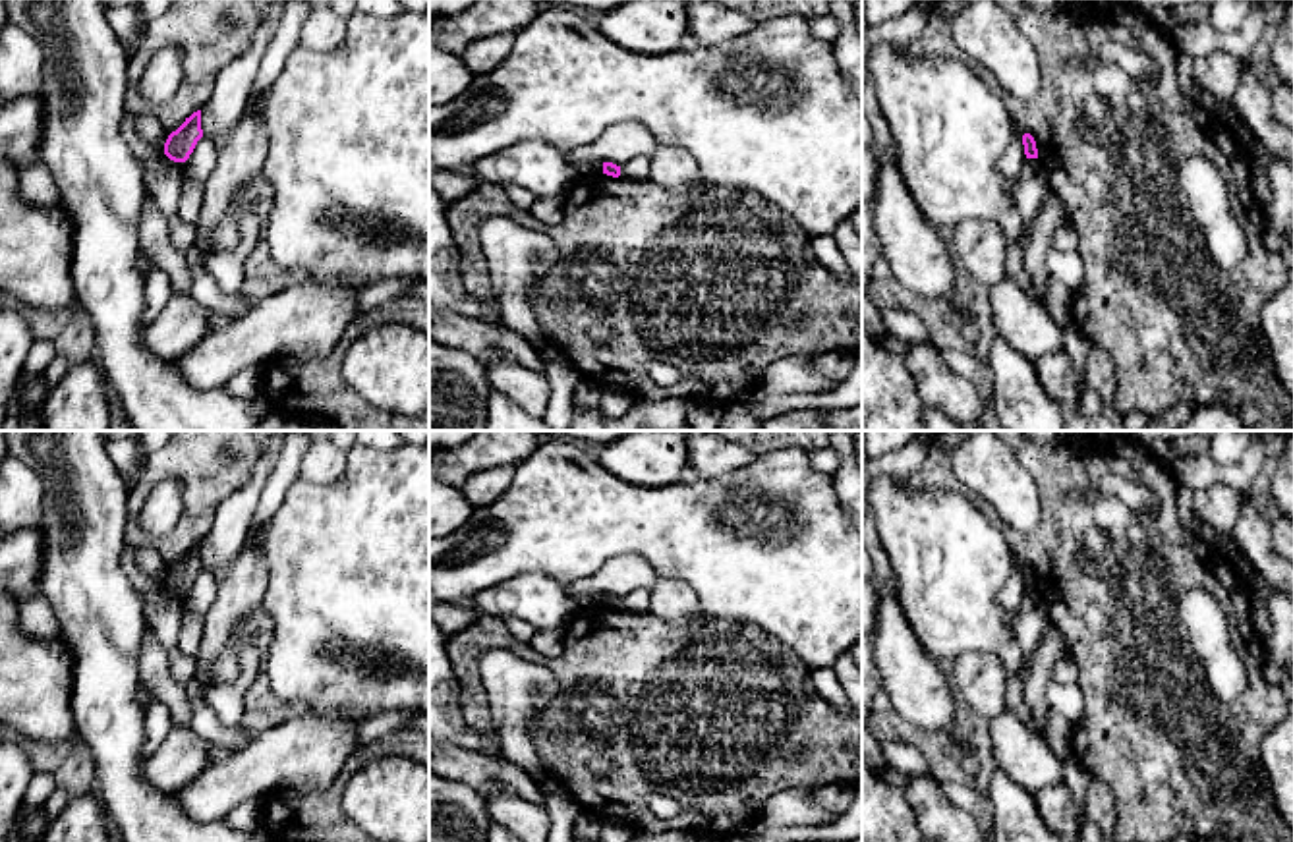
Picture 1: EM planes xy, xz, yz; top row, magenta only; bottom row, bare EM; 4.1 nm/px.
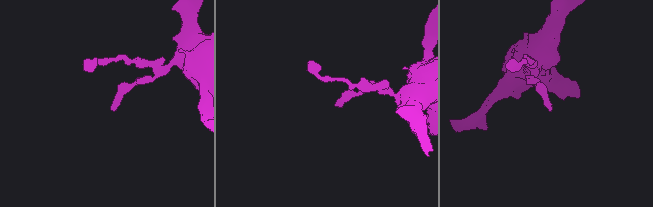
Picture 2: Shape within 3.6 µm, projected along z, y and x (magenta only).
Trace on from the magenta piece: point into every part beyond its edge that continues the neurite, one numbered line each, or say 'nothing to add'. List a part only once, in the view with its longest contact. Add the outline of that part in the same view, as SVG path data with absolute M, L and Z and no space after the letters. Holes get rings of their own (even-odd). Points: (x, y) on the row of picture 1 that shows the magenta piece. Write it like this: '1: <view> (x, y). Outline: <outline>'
nothing to add

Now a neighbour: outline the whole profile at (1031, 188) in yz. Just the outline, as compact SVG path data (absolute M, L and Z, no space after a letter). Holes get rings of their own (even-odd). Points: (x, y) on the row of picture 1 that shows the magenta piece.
M1026 158L1020 180L1015 189L1015 207L1022 220L1022 232L1020 232L1020 245L1026 247L1030 239L1030 226L1036 216L1038 207L1042 205L1046 193L1046 182L1040 172L1040 160L1038 158Z

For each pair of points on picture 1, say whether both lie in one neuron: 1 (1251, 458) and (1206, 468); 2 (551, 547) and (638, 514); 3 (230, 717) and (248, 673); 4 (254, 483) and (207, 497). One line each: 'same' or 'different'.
1: same
2: same
3: same
4: different

